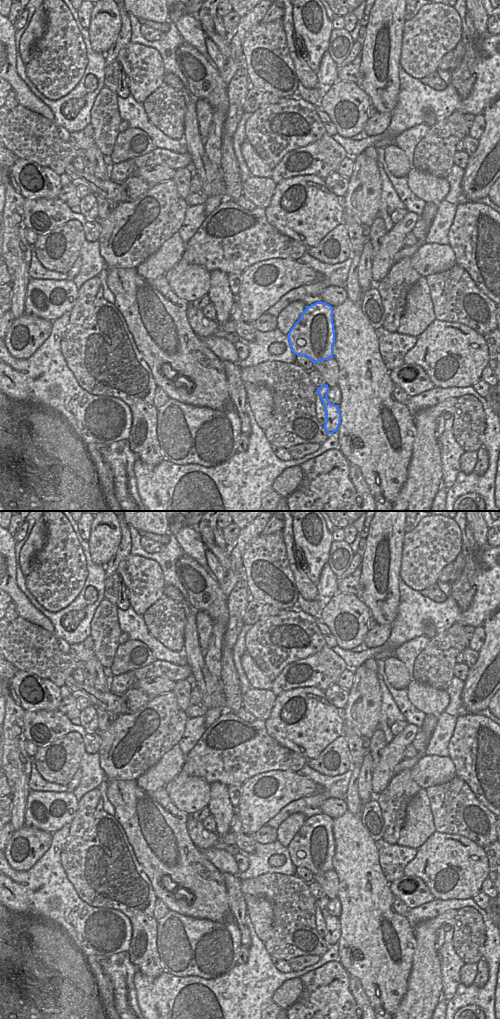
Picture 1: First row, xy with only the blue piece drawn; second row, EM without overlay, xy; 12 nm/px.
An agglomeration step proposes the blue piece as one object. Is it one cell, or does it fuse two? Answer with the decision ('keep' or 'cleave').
keep

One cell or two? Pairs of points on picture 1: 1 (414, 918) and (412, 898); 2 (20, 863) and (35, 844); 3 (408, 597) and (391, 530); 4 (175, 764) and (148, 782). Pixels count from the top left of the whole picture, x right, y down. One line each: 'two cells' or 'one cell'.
1: two cells
2: one cell
3: two cells
4: one cell

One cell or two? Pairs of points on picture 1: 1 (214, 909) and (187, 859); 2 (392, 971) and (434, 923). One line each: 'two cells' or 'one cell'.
1: one cell
2: two cells

